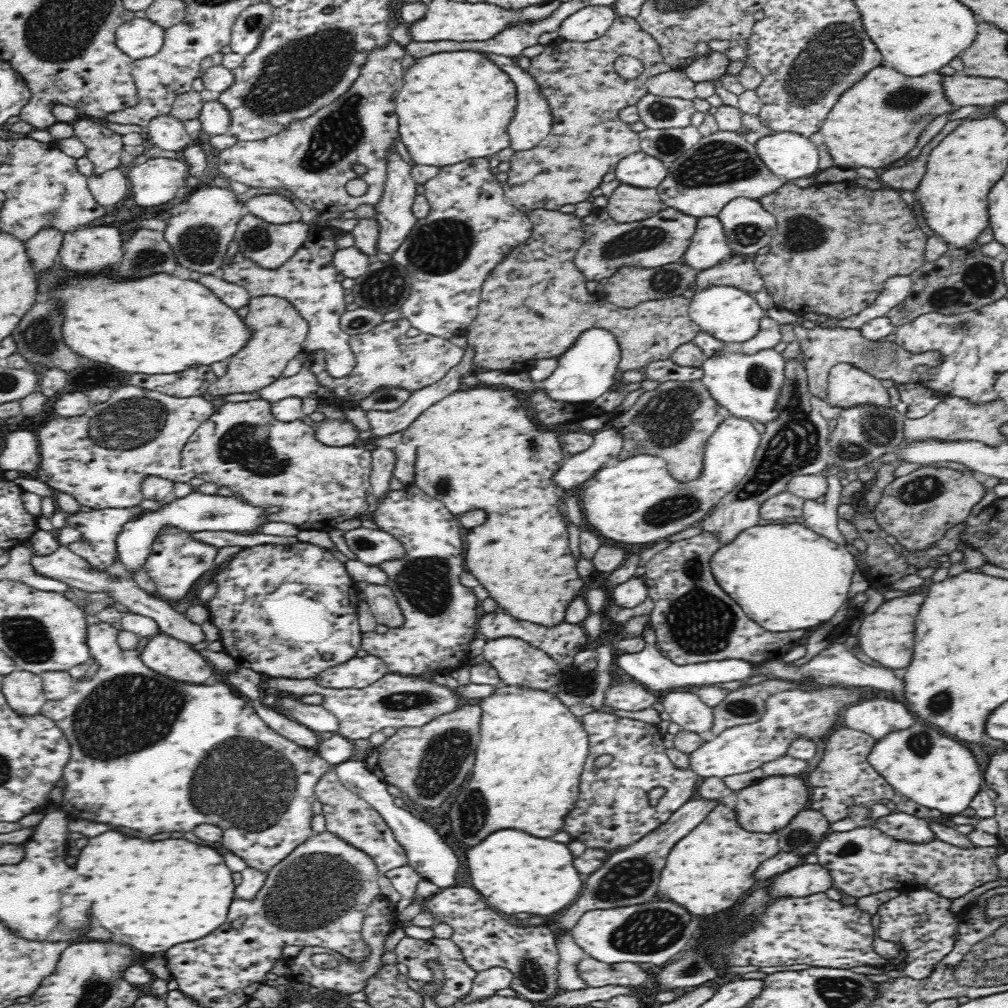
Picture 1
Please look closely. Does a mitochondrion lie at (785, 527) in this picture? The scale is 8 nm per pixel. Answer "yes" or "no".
no

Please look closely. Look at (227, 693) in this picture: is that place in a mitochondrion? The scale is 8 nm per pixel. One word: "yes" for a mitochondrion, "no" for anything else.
no

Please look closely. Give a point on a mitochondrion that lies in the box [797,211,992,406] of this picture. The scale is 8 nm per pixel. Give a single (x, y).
(963, 325)

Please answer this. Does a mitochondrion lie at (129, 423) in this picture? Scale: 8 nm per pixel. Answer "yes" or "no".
yes

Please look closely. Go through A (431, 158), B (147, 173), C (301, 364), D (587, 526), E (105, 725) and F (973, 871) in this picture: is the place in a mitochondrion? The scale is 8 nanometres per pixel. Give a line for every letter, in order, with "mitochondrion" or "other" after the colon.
A: other
B: other
C: other
D: other
E: mitochondrion
F: other

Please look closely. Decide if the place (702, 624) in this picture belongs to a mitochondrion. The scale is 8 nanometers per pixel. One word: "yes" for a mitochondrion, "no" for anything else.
yes

